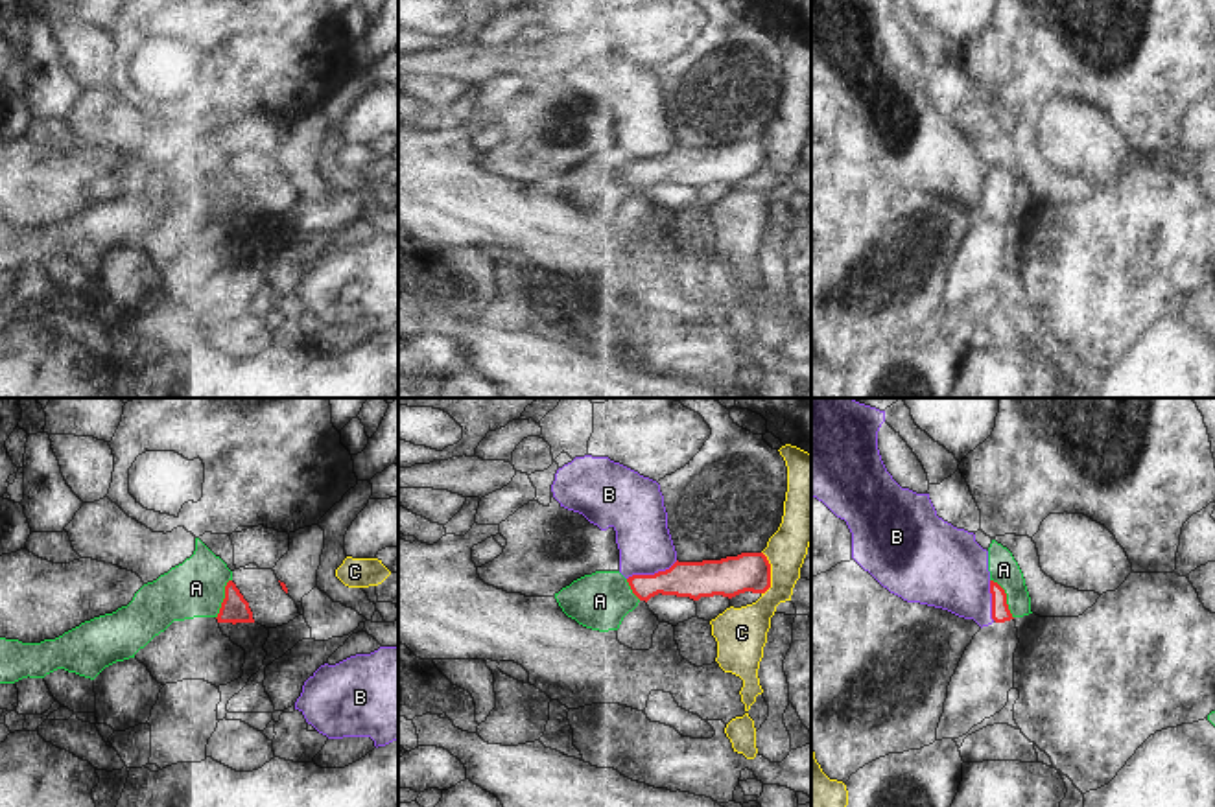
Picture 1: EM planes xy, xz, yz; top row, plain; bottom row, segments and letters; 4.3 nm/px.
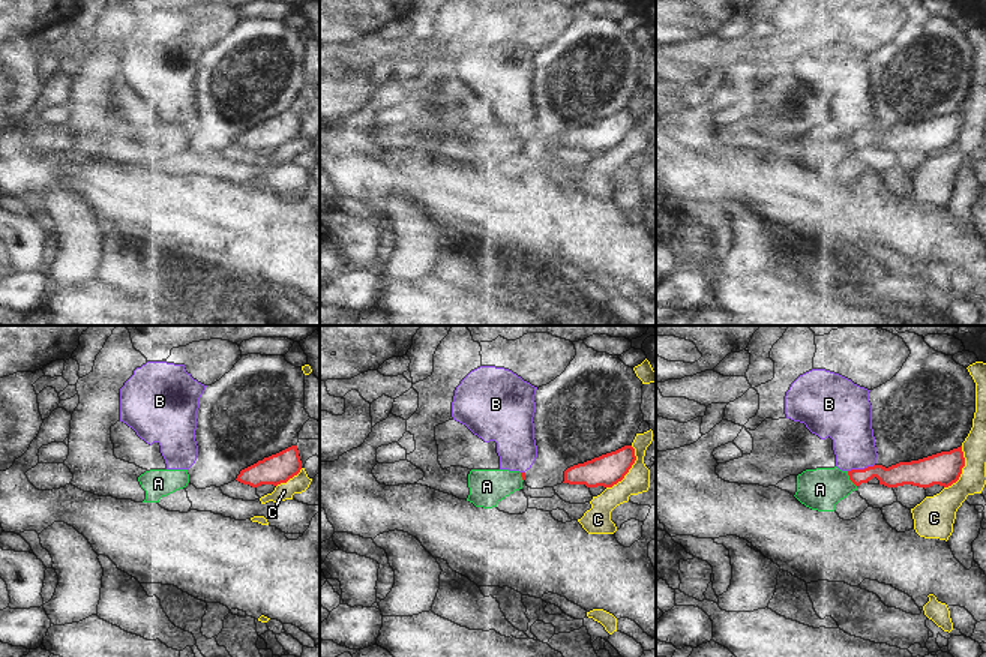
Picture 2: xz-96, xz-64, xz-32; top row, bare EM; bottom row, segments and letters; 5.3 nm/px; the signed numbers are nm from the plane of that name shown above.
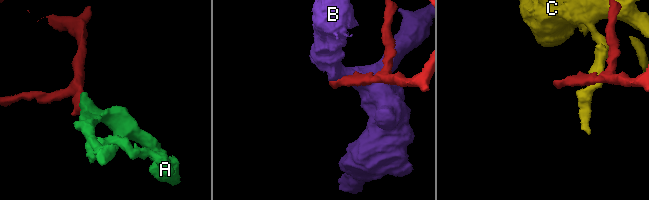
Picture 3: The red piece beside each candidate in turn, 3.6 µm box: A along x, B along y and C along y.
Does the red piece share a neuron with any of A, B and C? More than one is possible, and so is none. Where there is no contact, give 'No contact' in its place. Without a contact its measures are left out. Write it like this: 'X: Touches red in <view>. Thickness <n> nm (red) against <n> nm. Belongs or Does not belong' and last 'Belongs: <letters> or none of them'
A: Touches red in yz. Thickness 80 nm (red) against 130 nm. Belongs
B: Touches red in xz. Thickness 160 nm (red) against 240 nm. Does not belong
C: Touches red in xz. Thickness 180 nm (red) against 180 nm. Does not belong
Belongs: A

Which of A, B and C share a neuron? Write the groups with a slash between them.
A / B / C

